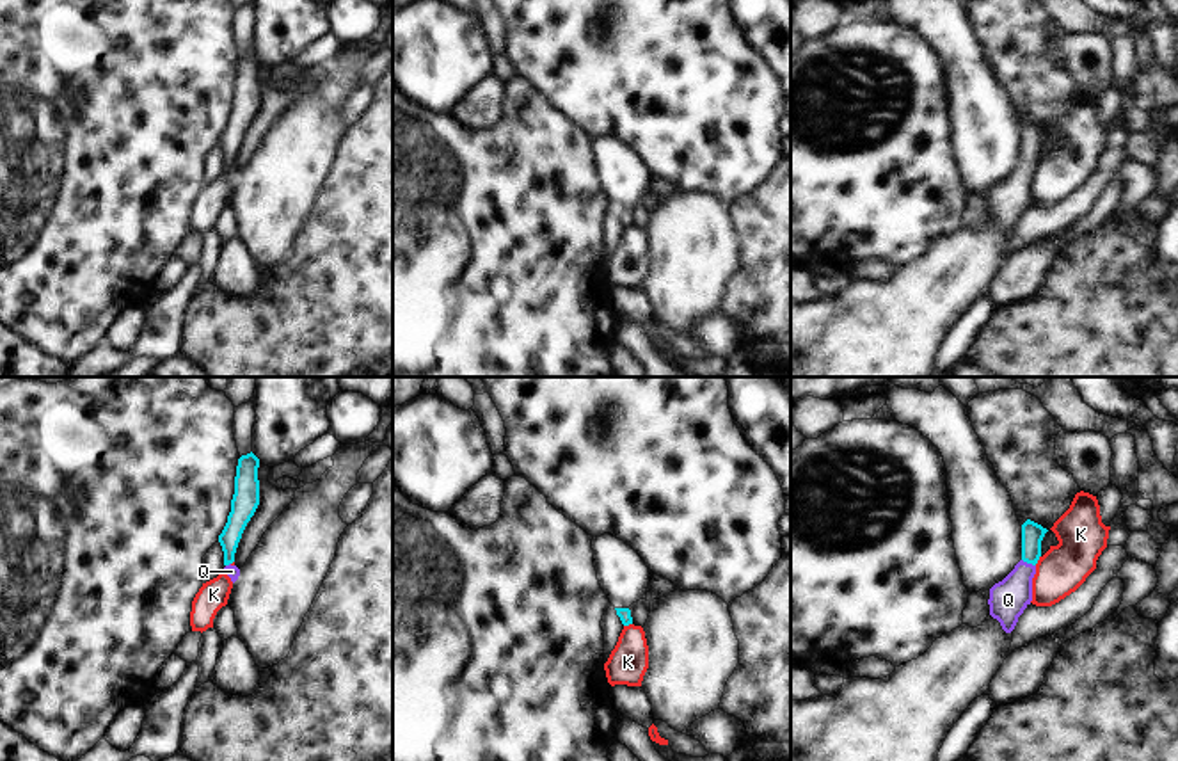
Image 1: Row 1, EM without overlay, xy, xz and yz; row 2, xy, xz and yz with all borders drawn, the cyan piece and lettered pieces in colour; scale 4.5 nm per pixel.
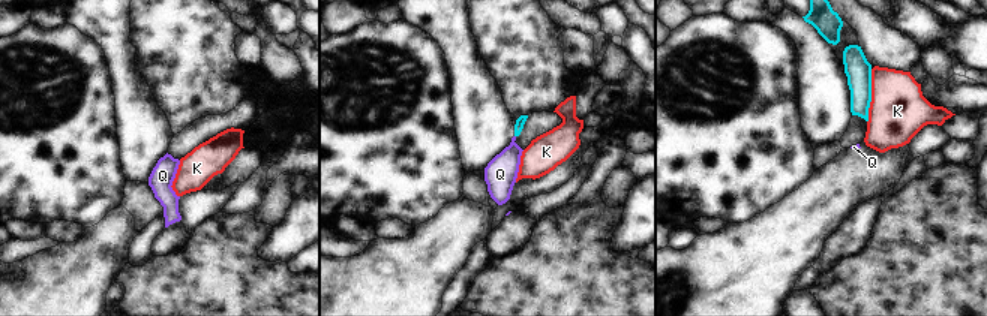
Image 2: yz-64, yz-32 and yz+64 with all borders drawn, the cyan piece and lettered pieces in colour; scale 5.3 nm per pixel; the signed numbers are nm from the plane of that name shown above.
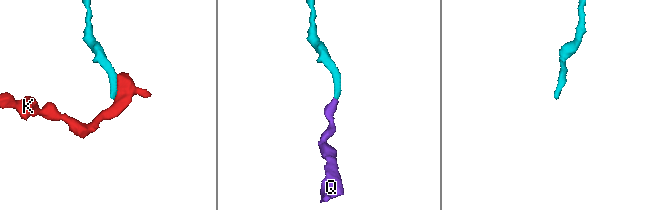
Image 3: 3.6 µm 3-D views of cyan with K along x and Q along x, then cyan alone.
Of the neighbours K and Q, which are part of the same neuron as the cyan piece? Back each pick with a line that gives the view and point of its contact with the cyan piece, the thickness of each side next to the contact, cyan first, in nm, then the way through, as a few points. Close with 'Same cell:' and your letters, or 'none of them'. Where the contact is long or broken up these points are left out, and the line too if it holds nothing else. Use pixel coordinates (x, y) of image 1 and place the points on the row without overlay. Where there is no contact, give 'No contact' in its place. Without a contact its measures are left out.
Q: Touches cyan at yz (1029, 164). Thickness 100 nm (cyan) against 170 nm. Path across: yz (1033, 136), (1029, 164), (1008, 201)
Same cell: Q.

